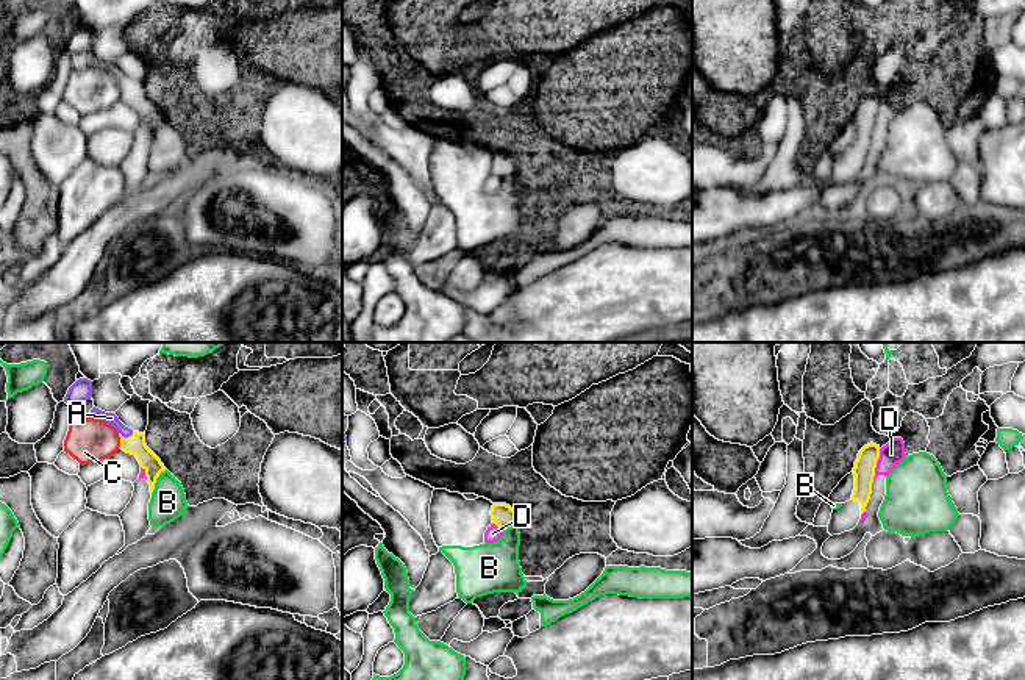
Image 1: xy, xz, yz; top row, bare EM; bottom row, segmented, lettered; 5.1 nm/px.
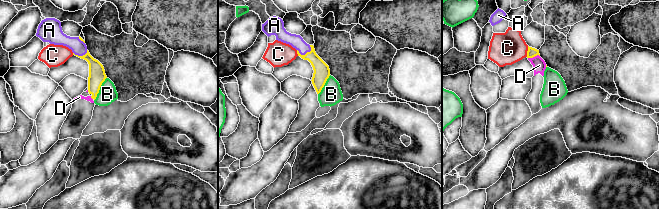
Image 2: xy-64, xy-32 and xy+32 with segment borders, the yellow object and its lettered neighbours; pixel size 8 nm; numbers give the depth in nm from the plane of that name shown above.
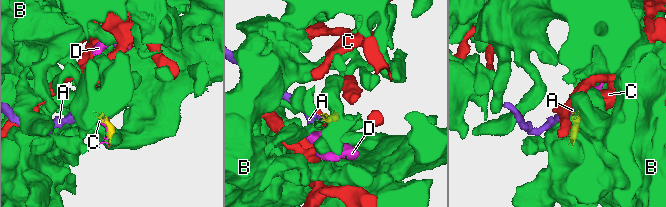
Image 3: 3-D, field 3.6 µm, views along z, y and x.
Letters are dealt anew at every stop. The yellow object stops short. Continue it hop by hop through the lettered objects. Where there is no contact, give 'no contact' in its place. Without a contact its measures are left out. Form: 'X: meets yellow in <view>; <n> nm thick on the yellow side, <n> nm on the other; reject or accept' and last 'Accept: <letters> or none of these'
A: meets yellow in xy; 110 nm thick on the yellow side, 60 nm on the other; accept
B: meets yellow in xy; 110 nm thick on the yellow side, 180 nm on the other; reject
C: meets yellow in xy; 110 nm thick on the yellow side, 220 nm on the other; reject
D: meets yellow in yz; 110 nm thick on the yellow side, 120 nm on the other; reject
Accept: A

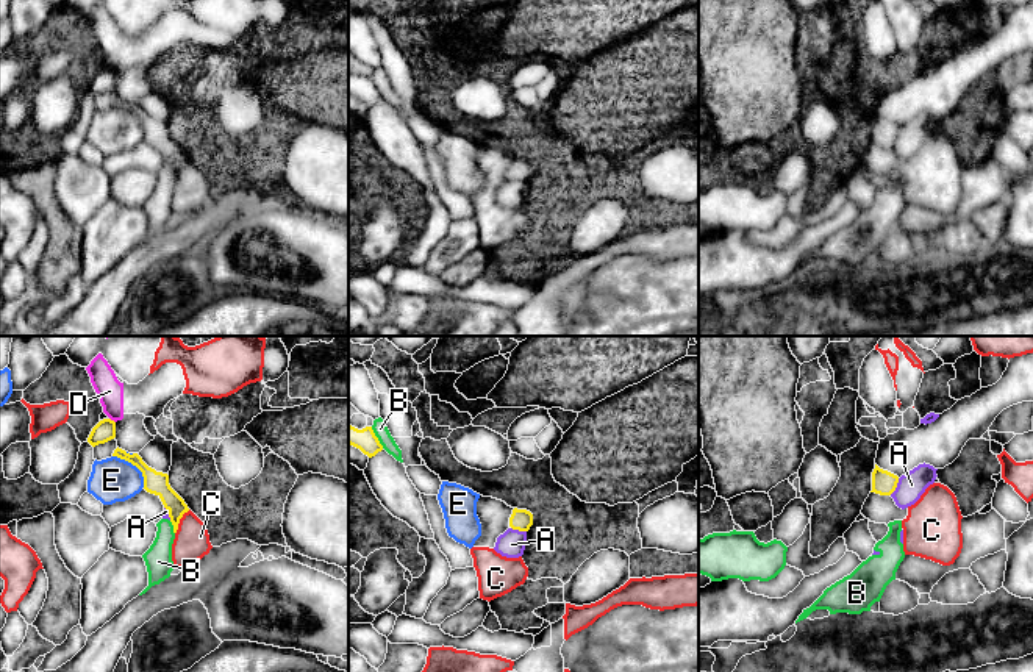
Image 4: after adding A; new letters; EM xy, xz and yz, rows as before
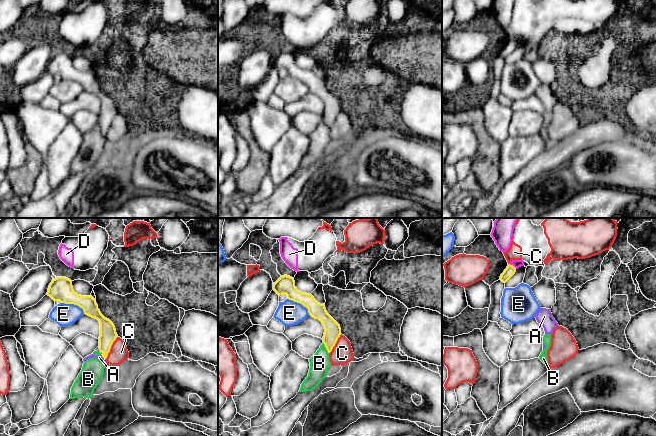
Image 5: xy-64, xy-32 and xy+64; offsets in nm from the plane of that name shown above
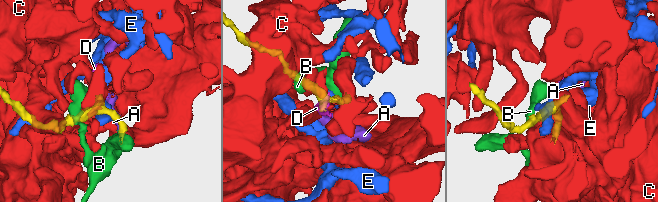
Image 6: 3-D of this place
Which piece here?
A: meets yellow in yz; 120 nm thick on the yellow side, 140 nm on the other; reject
B: meets yellow in xz; 120 nm thick on the yellow side, 70 nm on the other; reject
C: meets yellow in xy; 120 nm thick on the yellow side, 180 nm on the other; reject
D: meets yellow in xy; 110 nm thick on the yellow side, 140 nm on the other; reject
E: meets yellow in xy; 120 nm thick on the yellow side, 220 nm on the other; reject
Accept: none of these

